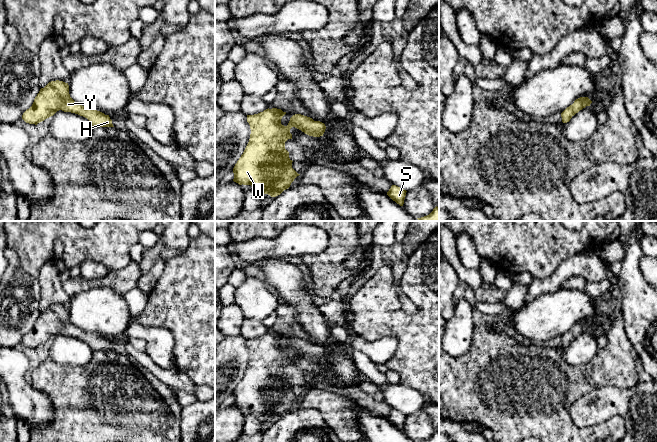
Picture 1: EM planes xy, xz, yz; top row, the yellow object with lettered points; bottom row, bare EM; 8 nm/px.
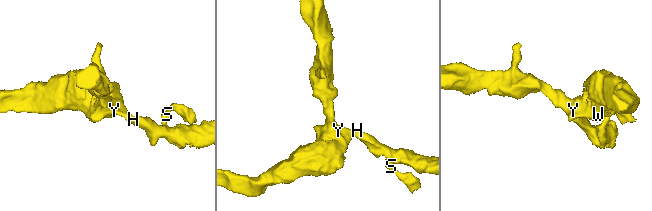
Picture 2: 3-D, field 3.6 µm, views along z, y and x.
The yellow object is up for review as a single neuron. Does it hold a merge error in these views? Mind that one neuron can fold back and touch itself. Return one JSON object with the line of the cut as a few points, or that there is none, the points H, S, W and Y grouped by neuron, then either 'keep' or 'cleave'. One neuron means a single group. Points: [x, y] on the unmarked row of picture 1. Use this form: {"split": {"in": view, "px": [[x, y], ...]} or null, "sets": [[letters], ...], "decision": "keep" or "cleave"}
{"split": null, "sets": [["H", "S", "W", "Y"]], "decision": "keep"}

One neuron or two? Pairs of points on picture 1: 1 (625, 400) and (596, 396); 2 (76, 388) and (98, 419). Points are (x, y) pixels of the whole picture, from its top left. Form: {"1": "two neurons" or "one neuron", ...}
{"1": "one neuron", "2": "one neuron"}

